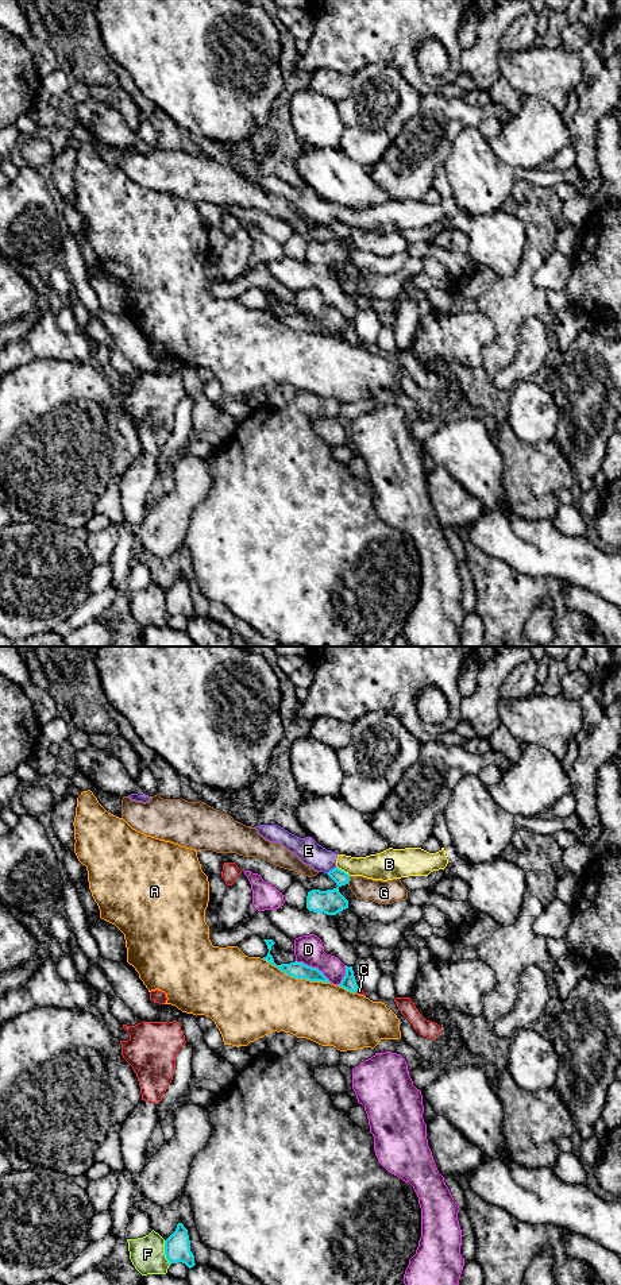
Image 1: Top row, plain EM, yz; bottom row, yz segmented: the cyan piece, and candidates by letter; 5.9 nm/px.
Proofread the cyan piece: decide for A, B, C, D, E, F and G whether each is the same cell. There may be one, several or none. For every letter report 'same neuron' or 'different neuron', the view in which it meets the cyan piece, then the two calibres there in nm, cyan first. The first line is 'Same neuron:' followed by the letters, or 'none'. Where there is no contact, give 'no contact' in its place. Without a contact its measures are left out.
Same neuron: none
A: different neuron; contact in yz; calibres 100 and 420 nm
B: different neuron; contact in yz; calibres 150 and 170 nm
C: different neuron; contact in yz; calibres 90 and 40 nm
D: different neuron; contact in yz; calibres 100 and 170 nm
E: different neuron; contact in yz; calibres 150 and 150 nm
F: different neuron; contact in yz; calibres 160 and 200 nm
G: different neuron; contact in yz; calibres 150 and 140 nm

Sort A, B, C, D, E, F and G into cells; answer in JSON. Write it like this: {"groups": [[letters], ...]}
{"groups": [["A"], ["B", "E"], ["C"], ["D"], ["F"], ["G"]]}

